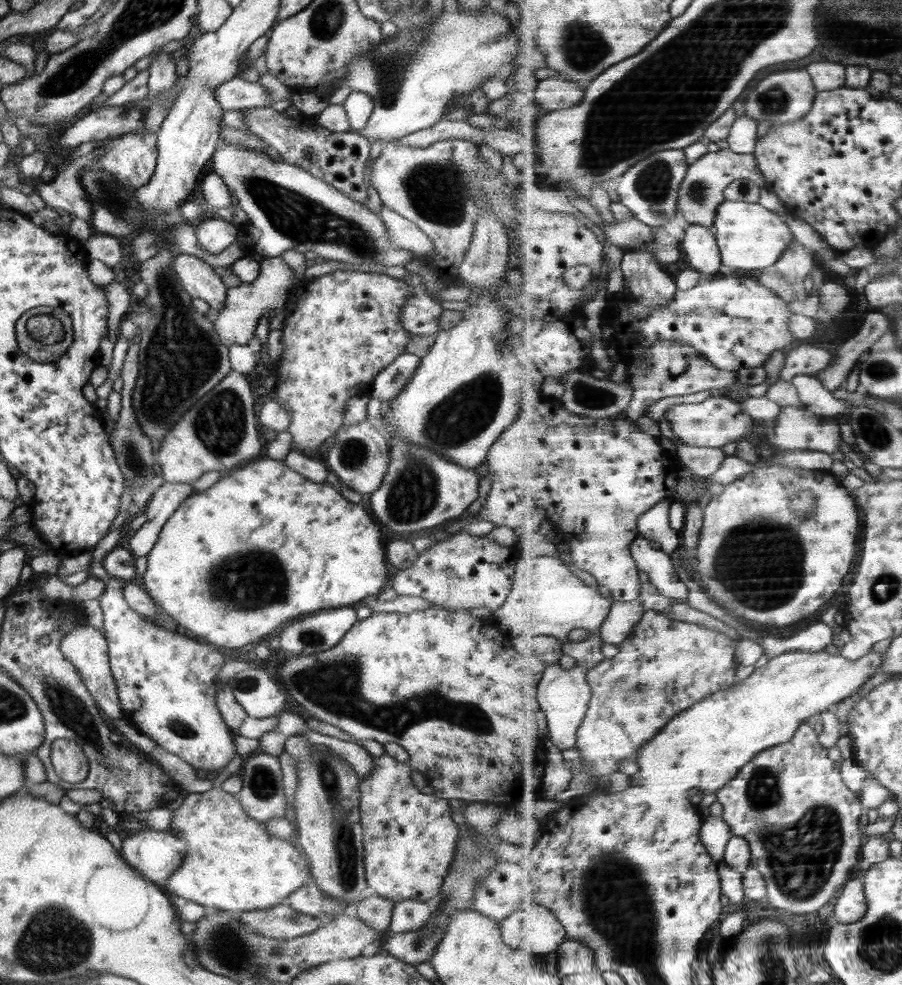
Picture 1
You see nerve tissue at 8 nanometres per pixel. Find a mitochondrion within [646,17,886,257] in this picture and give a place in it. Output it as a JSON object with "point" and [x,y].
{"point":[772,100]}

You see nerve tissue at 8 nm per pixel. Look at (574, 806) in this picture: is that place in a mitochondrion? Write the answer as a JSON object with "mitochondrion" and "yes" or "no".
{"mitochondrion":"no"}

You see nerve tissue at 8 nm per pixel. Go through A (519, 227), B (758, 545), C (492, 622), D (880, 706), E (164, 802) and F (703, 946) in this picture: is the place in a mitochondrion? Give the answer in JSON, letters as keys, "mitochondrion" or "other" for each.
{"A":"other","B":"mitochondrion","C":"other","D":"other","E":"other","F":"other"}

